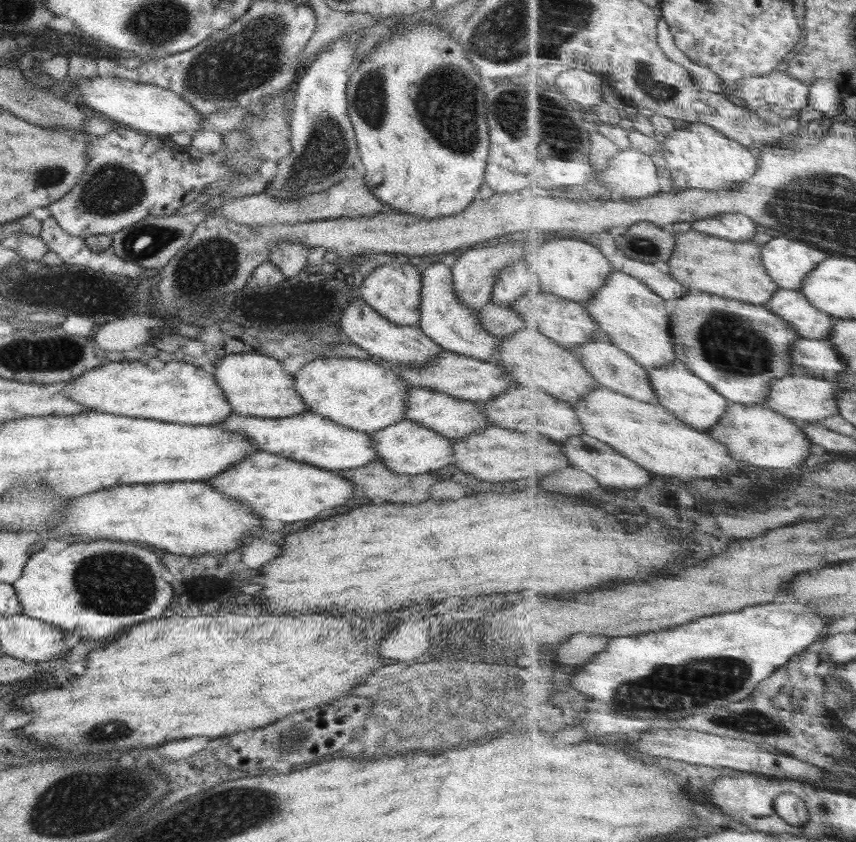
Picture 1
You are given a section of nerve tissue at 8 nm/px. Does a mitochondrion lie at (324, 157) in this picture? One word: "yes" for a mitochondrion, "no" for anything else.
yes

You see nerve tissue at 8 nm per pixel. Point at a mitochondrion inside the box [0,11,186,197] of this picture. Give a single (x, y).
(48, 176)

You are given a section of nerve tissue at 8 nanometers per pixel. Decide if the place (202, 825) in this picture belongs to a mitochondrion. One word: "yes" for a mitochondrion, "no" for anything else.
yes

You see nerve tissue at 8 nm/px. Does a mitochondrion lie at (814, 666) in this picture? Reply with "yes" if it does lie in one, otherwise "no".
no

